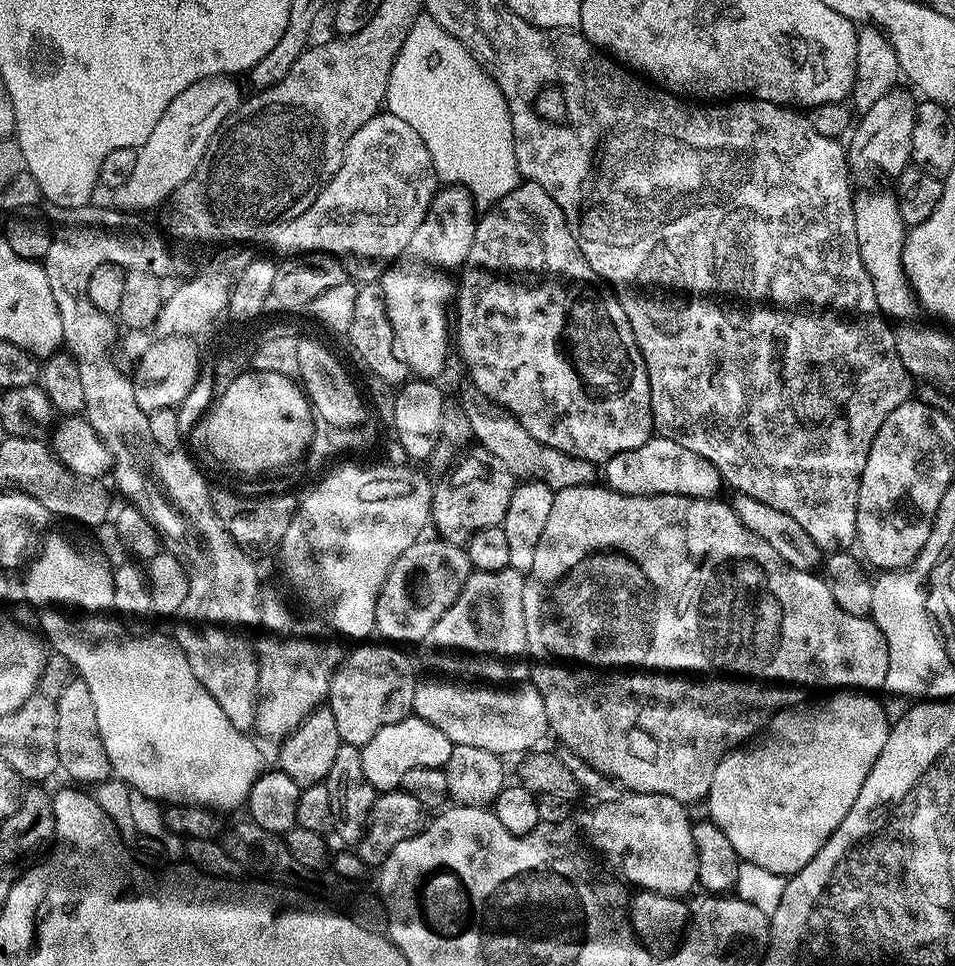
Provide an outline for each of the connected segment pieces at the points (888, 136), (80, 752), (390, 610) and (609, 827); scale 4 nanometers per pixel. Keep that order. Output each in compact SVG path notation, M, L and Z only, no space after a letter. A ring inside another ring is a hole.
M897 86L891 92L882 94L870 110L866 110L855 121L851 129L852 141L847 141L848 166L853 173L860 176L872 176L881 172L888 178L894 178L903 168L907 168L912 159L910 138L914 138L914 118L916 117L917 101L912 100L911 91L903 92Z
M74 678L62 686L62 694L56 699L58 710L58 762L59 771L69 776L69 781L80 786L95 786L112 776L112 767L106 758L106 748L102 746L102 738L98 734L98 718L94 718L94 701L90 699L90 686L79 678Z
M439 538L428 539L416 540L414 546L409 546L398 557L398 562L390 566L390 574L386 574L386 582L382 582L382 590L376 596L374 628L385 636L381 636L385 641L423 641L430 626L450 610L466 578L474 570L467 551L461 545Z
M645 792L625 793L612 802L599 801L588 809L580 818L579 829L589 845L597 852L602 852L607 862L634 887L647 892L666 894L667 896L685 897L699 880L697 850L694 849L693 821L689 818L689 809L669 795L646 794Z

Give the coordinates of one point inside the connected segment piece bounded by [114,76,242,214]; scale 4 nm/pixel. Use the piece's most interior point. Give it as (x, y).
(164, 162)

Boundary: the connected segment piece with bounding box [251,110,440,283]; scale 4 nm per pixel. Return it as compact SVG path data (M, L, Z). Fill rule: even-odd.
M382 110L370 119L347 142L342 166L324 184L318 198L290 222L279 223L259 233L251 243L255 247L265 245L282 258L306 253L326 253L337 257L345 273L355 281L373 283L383 275L385 267L403 255L414 238L414 233L425 220L430 202L439 191L440 181L434 170L433 158L422 138L402 118Z

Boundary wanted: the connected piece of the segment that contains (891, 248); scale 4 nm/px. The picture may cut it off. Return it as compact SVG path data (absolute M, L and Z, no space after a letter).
M891 191L872 192L869 196L857 195L854 200L854 226L858 230L862 266L866 266L870 282L874 282L874 294L878 298L881 312L893 321L910 319L915 312L918 312L918 305L904 268L900 264L906 226L898 211L895 195Z

